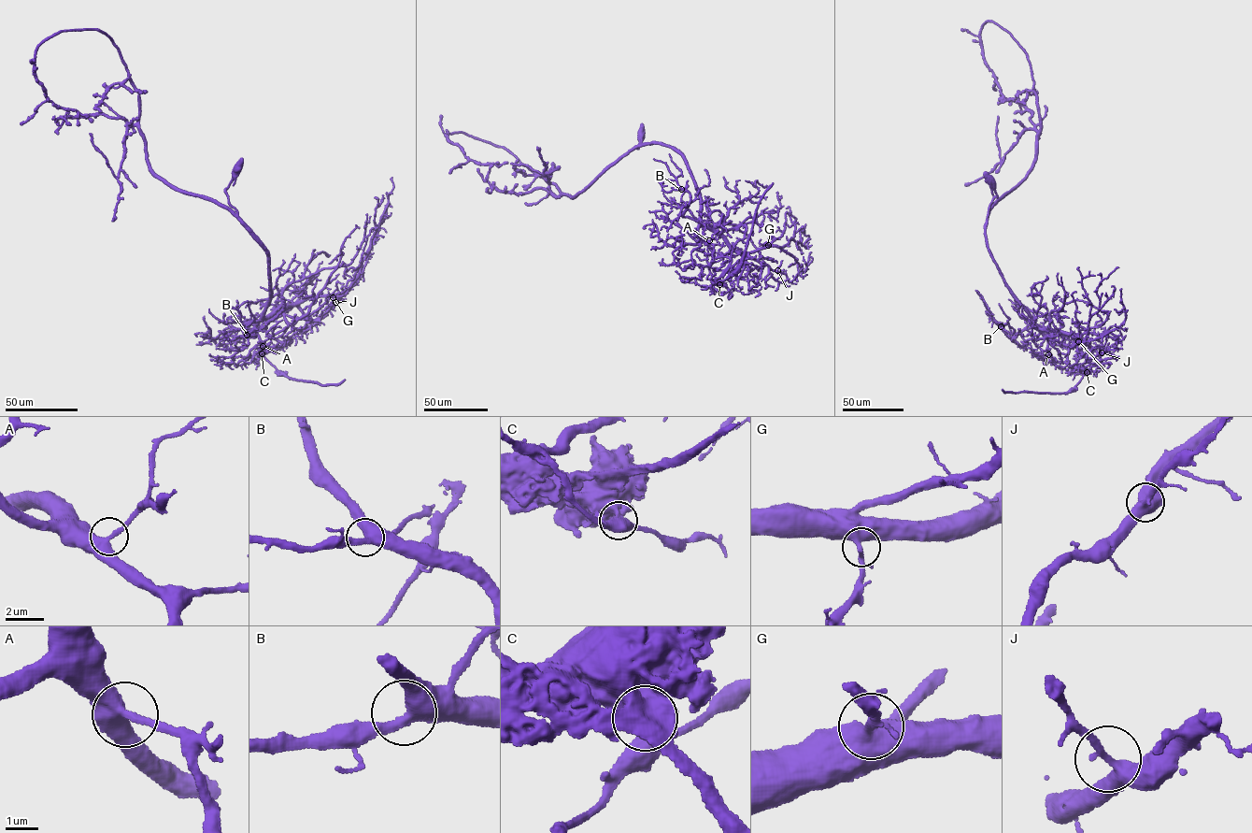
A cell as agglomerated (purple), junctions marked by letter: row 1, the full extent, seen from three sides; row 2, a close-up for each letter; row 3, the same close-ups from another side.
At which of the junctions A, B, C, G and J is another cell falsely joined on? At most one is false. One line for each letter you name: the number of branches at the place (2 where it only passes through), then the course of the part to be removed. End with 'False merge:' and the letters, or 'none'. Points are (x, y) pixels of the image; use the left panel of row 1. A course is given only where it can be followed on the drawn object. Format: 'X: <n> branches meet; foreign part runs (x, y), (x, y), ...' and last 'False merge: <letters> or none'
C: 3 branches meet; foreign part runs (262, 353), (279, 372), (296, 380), (323, 386), (336, 384), (345, 380)
False merge: C

